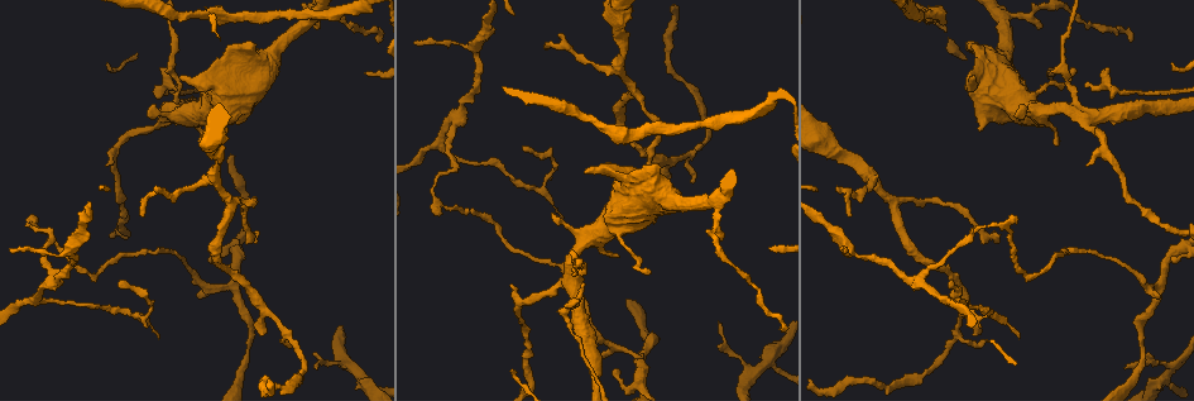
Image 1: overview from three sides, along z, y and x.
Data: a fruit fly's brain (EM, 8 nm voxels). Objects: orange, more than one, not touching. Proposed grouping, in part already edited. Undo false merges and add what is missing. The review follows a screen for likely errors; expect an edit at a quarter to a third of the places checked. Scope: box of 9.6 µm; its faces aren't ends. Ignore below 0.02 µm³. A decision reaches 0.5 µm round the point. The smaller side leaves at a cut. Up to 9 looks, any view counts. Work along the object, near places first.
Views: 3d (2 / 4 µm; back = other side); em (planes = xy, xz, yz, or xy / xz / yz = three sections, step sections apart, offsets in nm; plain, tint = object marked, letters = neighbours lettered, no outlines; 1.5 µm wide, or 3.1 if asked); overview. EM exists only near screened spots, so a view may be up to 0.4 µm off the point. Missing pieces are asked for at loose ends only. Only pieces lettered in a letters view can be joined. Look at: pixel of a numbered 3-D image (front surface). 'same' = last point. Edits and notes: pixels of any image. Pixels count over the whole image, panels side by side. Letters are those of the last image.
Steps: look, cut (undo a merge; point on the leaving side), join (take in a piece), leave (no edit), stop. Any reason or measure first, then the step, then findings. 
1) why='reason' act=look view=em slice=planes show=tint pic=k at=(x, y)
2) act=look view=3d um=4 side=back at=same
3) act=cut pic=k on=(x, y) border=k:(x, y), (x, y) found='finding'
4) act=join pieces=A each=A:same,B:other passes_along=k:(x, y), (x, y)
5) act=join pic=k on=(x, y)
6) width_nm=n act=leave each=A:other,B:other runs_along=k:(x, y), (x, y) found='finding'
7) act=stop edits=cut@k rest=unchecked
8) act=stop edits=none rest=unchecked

why='sudden change in width' act=look view=em um=3.1 slice=planes show=letters pic=1 at=(208, 82)

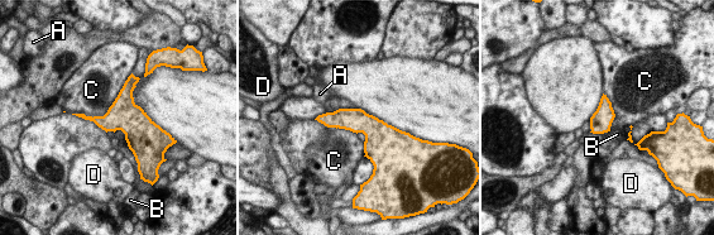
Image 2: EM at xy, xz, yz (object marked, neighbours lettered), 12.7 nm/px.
act=leave each=A:other,B:other,C:other,D:other border=2:(128, 78), (102, 115), (73, 114) found='one neuron here'

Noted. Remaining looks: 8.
why='branch stops here' act=look view=em slice=xz step=4 show=tint pic=1 at=(1074, 74)

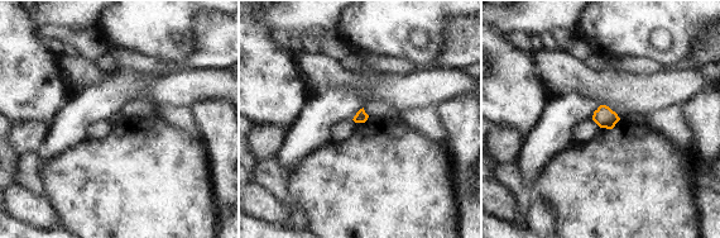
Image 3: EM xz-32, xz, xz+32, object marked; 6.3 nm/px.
act=look view=em slice=planes show=letters at=same

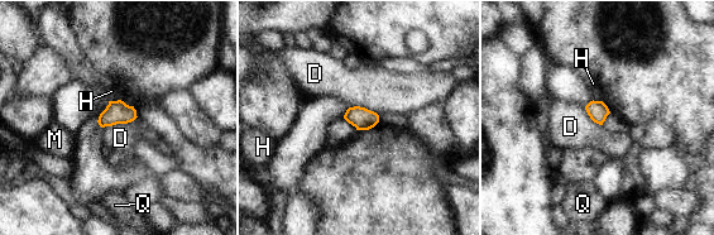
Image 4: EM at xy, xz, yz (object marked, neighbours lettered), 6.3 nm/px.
act=leave each=D:other,H:other,M:other,Q:other border=4:(137, 116), (130, 121), (104, 128) found='no lettered piece goes on from it'

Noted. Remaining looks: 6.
why='tapers out' act=look view=3d um=4 pic=1 at=(257, 241)

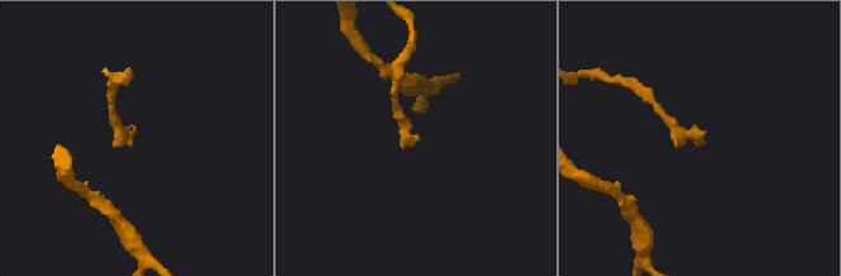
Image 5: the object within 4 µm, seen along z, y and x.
why='now the EM' act=look view=em slice=xy step=4 show=letters pic=5 at=(694, 143)

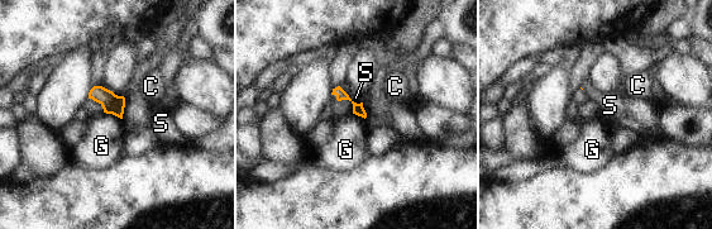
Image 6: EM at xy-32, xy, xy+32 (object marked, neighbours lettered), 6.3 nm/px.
act=look view=em slice=planes show=letters at=same

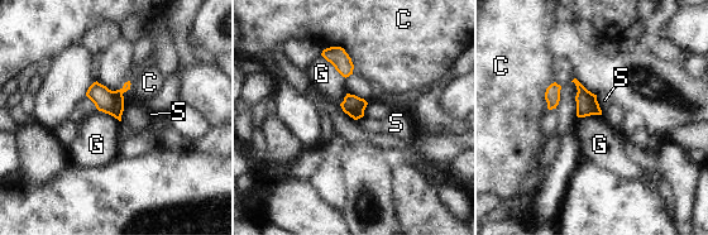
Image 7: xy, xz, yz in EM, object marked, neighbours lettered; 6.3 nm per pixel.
width_nm=140 longest_contact=C:240nm act=leave each=C:other,G:other,S:other found='none of them fits'

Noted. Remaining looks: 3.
act=look view=3d um=2 pic=1 at=(721, 326)

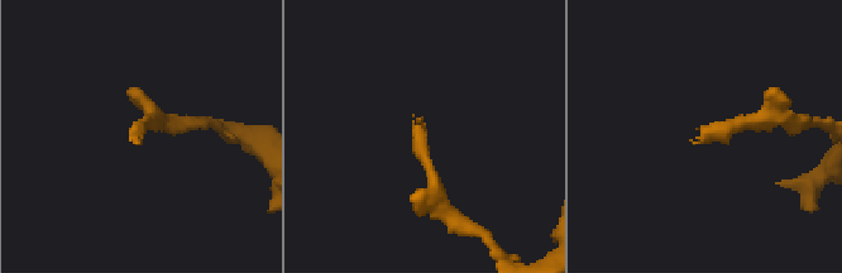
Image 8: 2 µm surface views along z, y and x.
act=look view=em slice=xz step=8 show=letters pic=8 at=(698, 141)

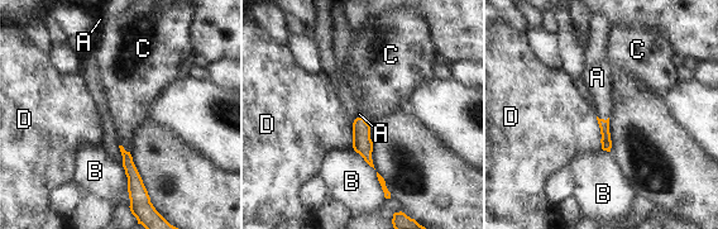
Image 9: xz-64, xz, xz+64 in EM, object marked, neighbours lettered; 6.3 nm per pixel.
why='another direction' act=look view=em slice=planes show=letters at=same

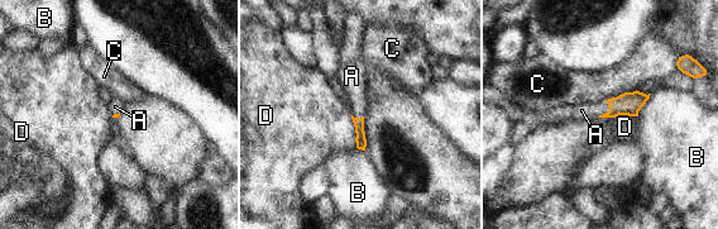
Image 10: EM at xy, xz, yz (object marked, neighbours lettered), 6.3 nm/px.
act=join pieces=A each=A:same,B:other,C:other,D:other passes_along=10:(630, 104), (608, 111), (582, 110) found='the neuron continues'

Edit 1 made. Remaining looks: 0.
act=stop edits=join@10 rest=unchecked

